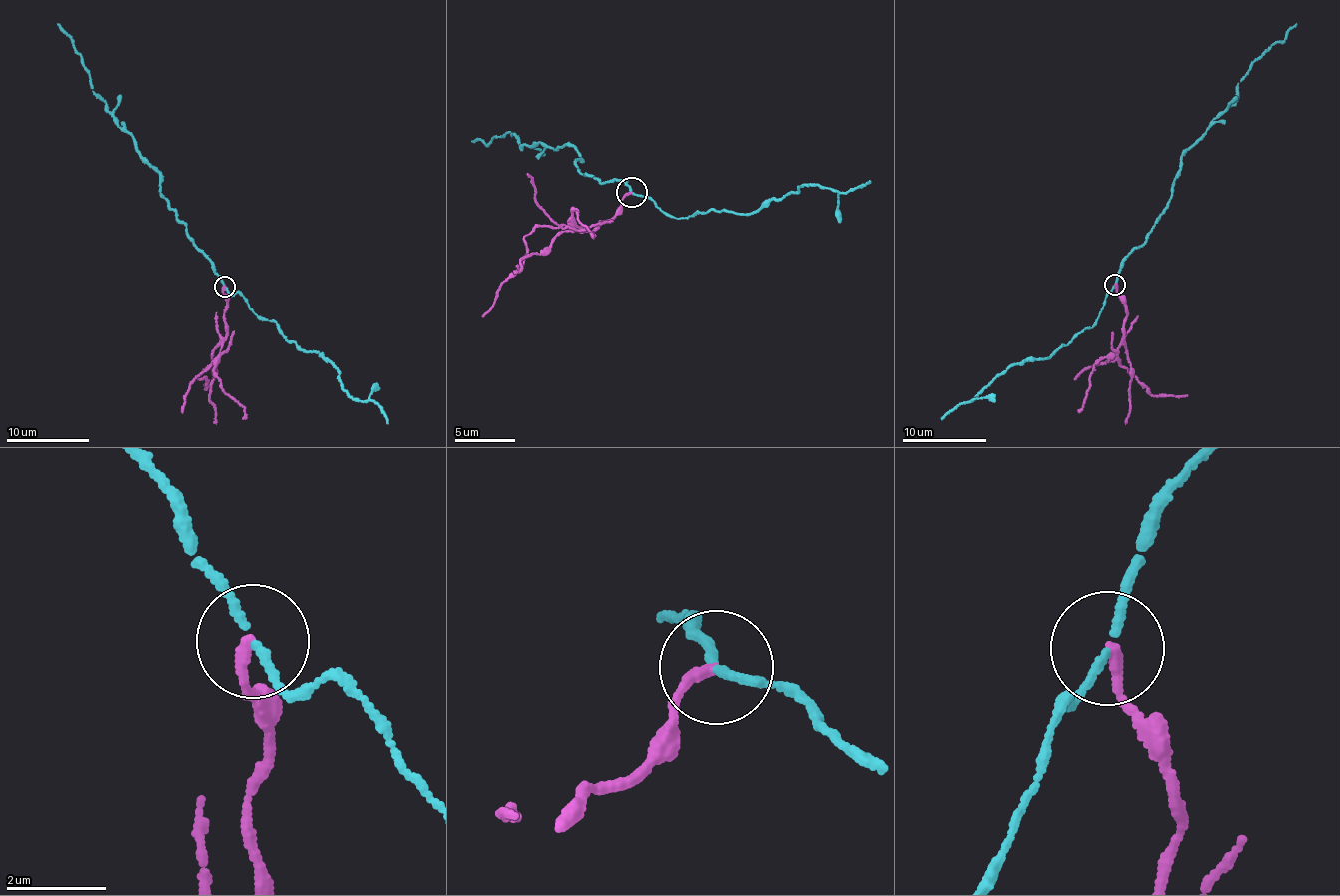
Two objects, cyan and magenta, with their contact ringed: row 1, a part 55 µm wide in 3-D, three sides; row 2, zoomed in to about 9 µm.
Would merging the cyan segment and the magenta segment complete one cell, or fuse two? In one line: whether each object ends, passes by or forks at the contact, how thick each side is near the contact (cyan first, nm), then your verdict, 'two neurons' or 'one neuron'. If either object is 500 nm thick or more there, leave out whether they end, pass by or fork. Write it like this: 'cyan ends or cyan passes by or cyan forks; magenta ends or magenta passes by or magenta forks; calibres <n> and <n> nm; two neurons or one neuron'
cyan passes by; magenta ends; calibres 140 and 190 nm; two neurons

